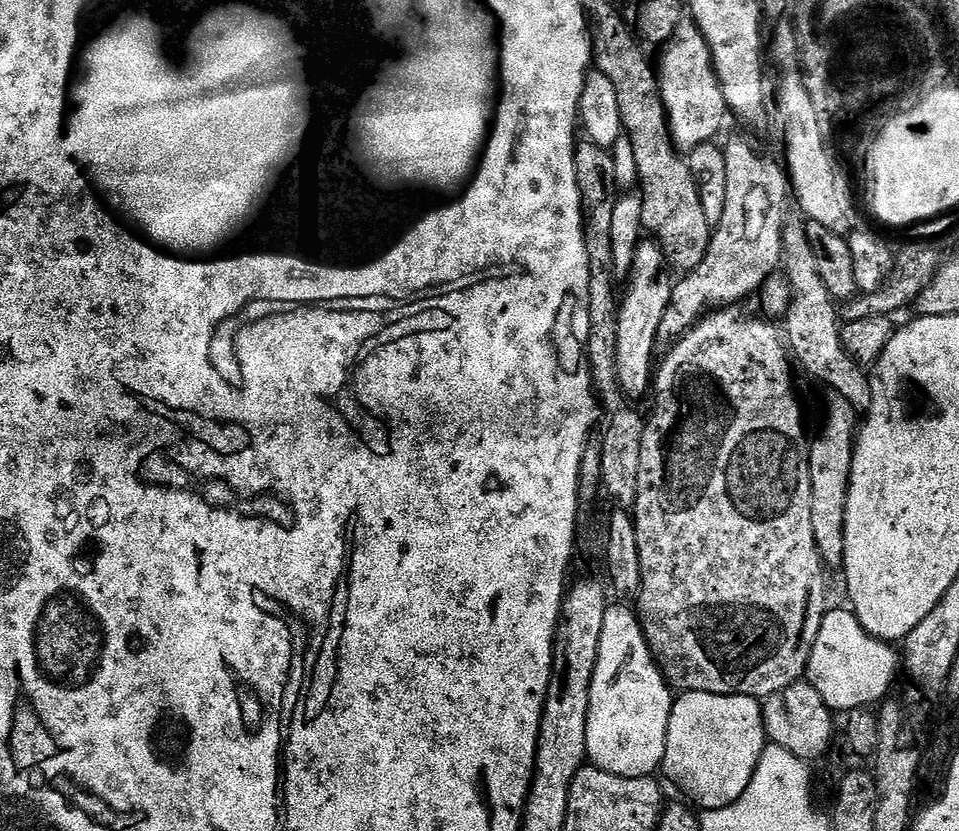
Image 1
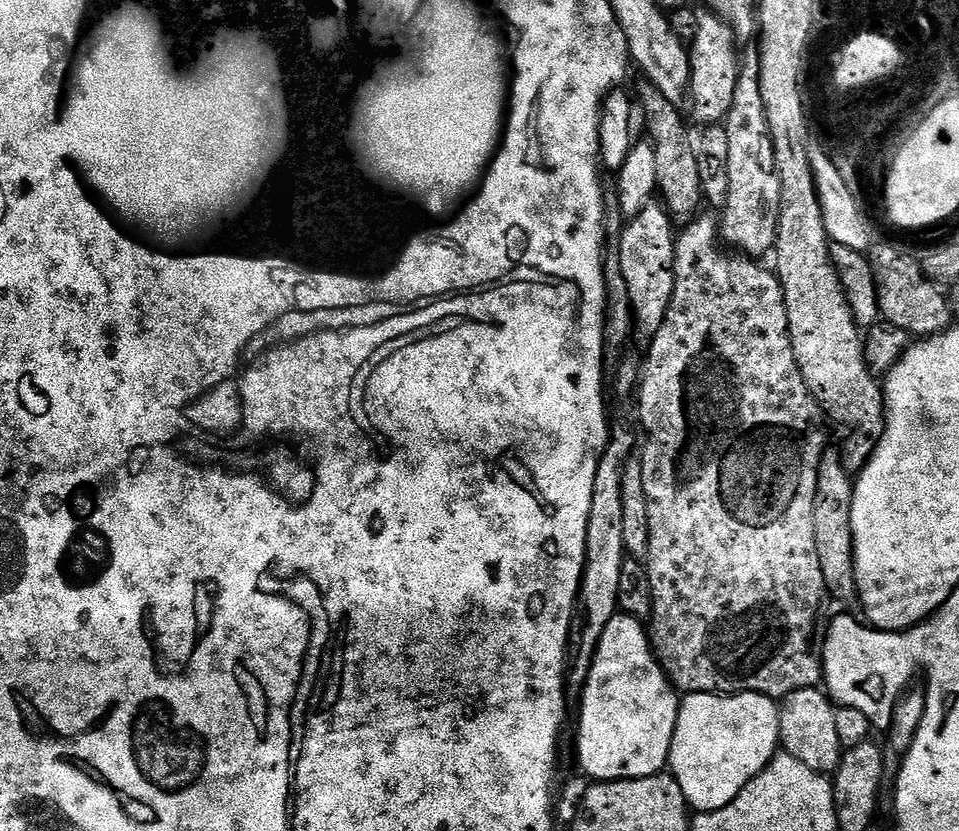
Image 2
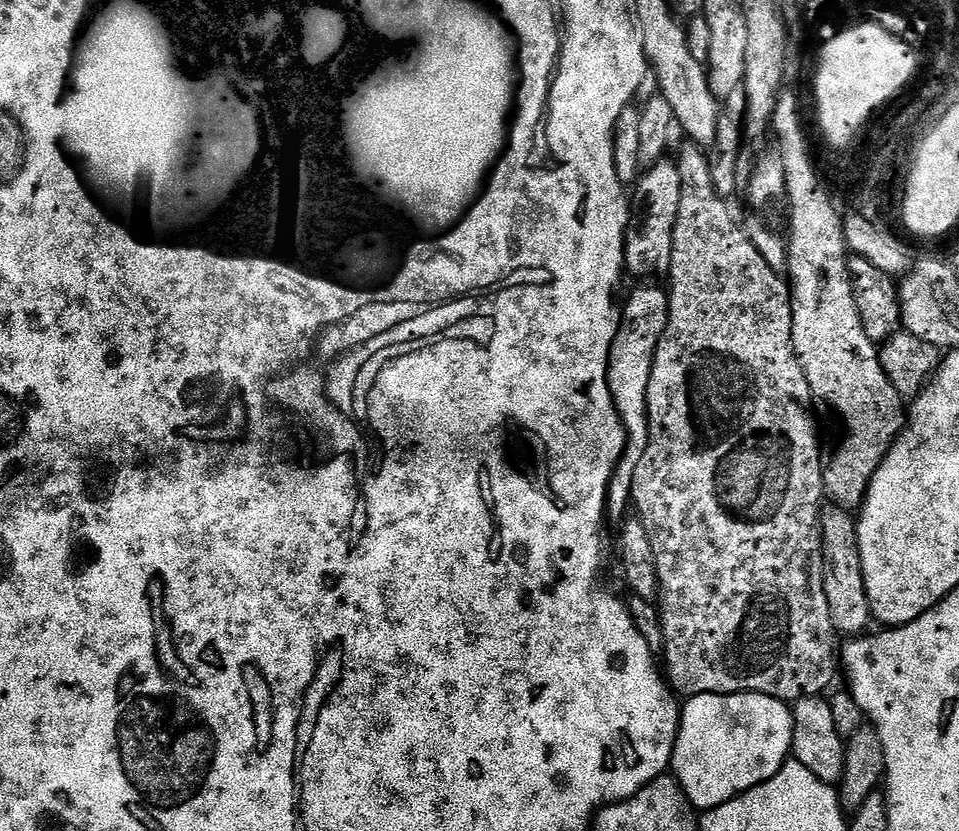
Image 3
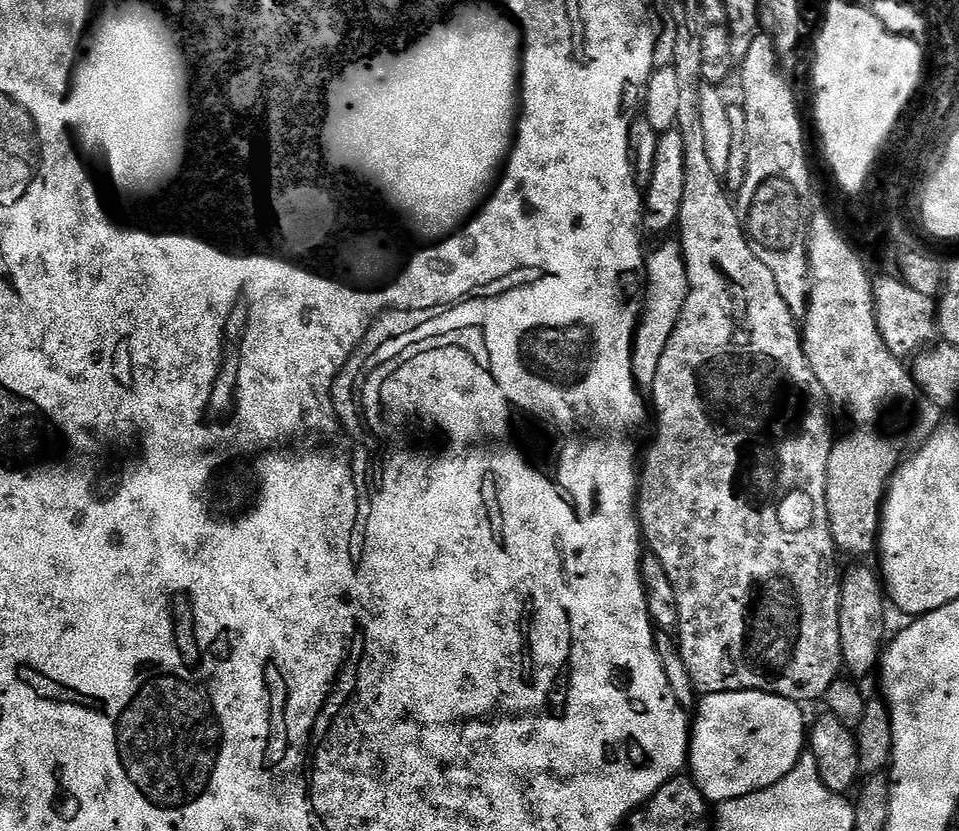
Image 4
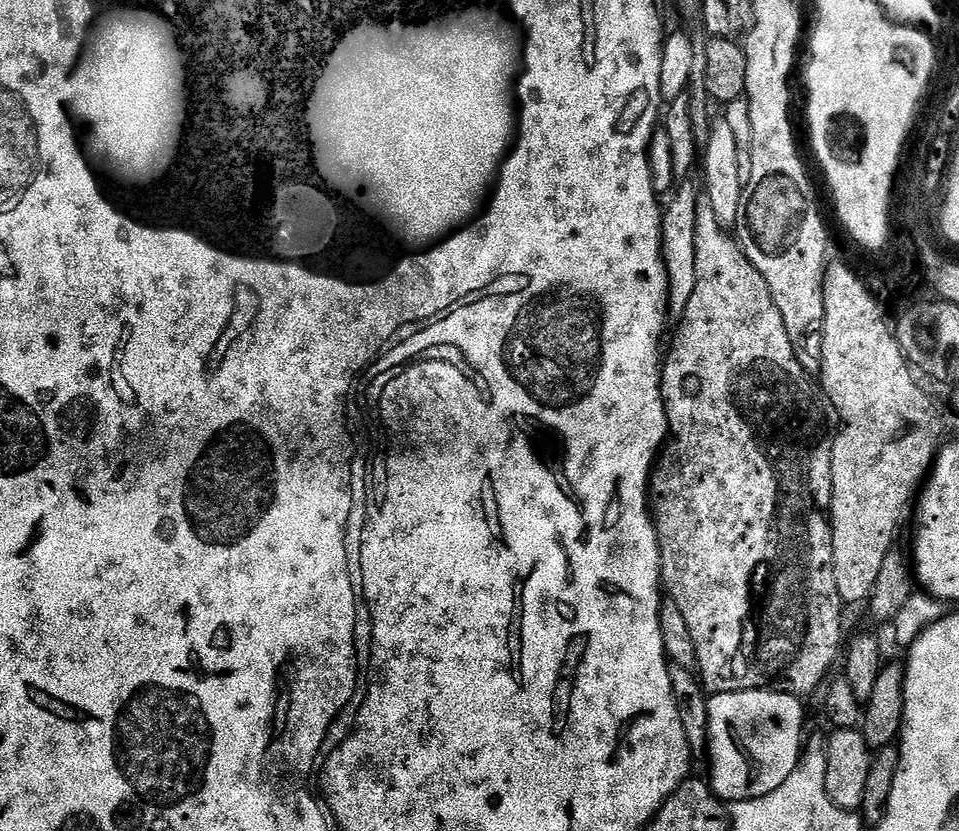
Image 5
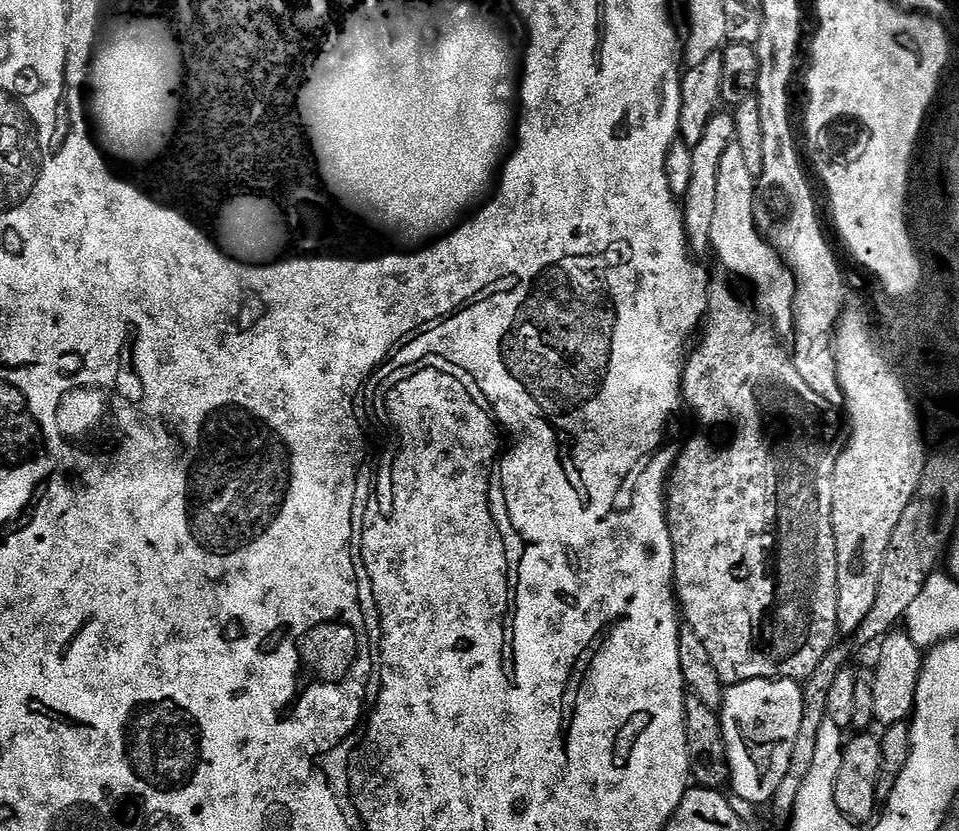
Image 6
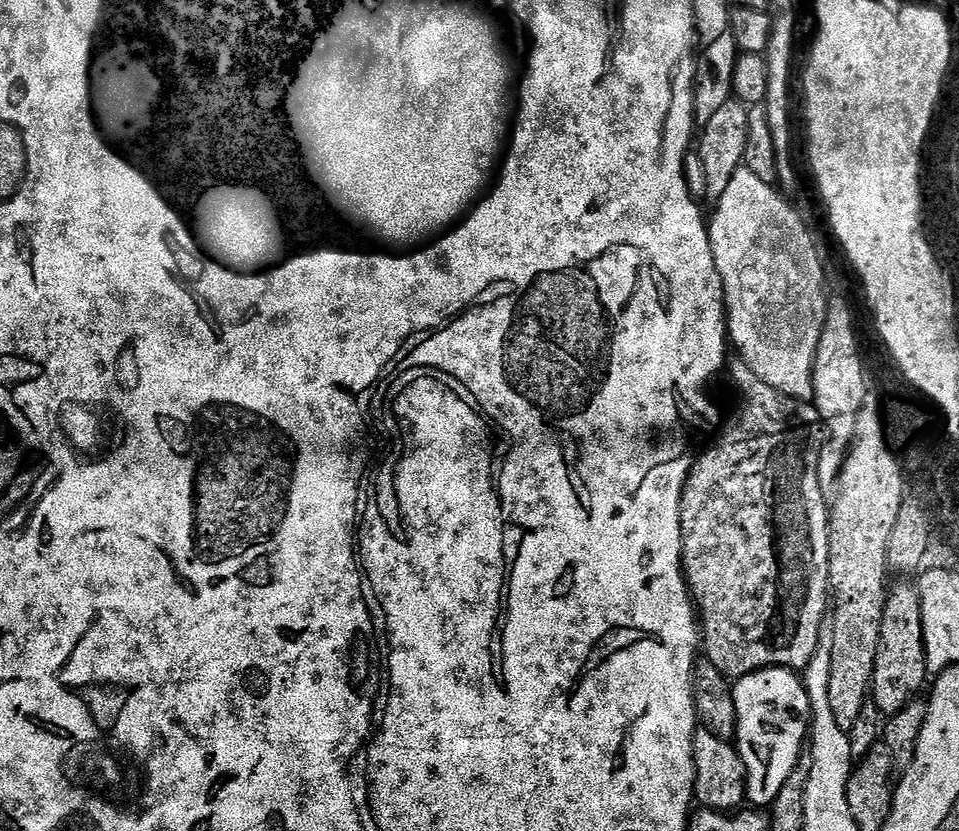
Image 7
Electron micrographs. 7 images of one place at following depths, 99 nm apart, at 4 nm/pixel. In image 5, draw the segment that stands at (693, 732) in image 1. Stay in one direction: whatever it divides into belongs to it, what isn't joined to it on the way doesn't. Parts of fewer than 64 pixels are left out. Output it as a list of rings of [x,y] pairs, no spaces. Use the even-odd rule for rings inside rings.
[[[767,690],[718,692],[709,699],[706,756],[712,759],[710,787],[721,801],[762,798],[794,774],[805,739],[804,708],[800,704],[801,697]]]

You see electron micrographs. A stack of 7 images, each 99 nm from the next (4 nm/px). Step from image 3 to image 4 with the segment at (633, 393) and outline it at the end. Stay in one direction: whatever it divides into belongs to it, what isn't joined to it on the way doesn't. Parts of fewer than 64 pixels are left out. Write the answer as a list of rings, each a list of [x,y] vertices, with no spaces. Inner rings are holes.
[[[672,239],[662,243],[653,253],[651,251],[645,261],[645,291],[642,296],[640,323],[637,324],[632,347],[632,369],[636,384],[642,390],[650,390],[657,378],[662,355],[688,296],[689,272],[686,270],[684,253],[679,241]]]

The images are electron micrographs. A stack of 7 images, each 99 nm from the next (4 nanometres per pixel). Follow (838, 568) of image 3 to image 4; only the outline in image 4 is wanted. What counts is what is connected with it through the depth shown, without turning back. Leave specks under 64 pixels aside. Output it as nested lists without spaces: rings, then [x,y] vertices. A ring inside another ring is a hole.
[[[854,566],[846,574],[841,575],[840,584],[840,598],[839,598],[839,648],[842,650],[843,667],[853,677],[861,678],[860,676],[866,676],[871,671],[872,673],[877,669],[879,665],[879,659],[882,655],[884,648],[884,618],[886,616],[884,612],[884,604],[886,608],[886,596],[883,591],[883,585],[877,576],[877,573],[864,566]]]

